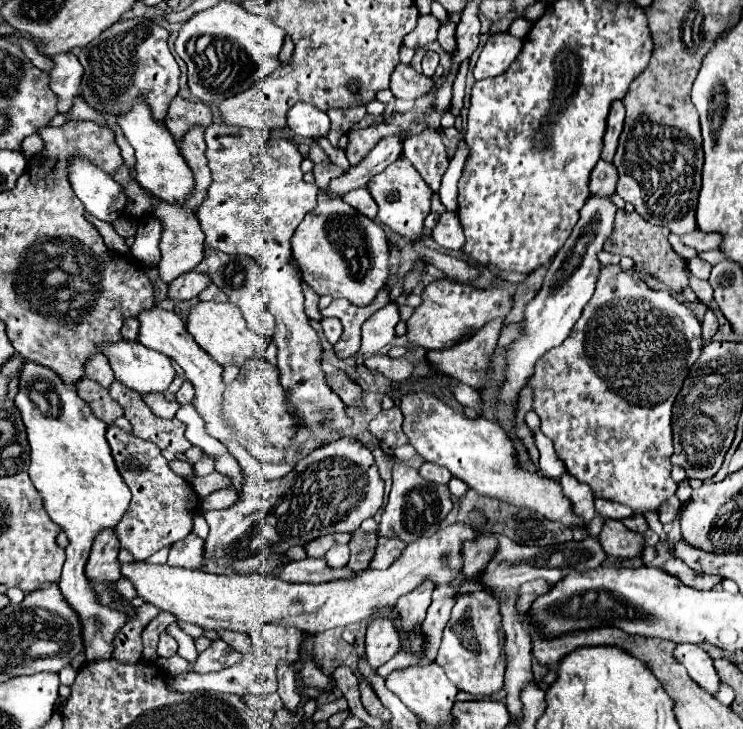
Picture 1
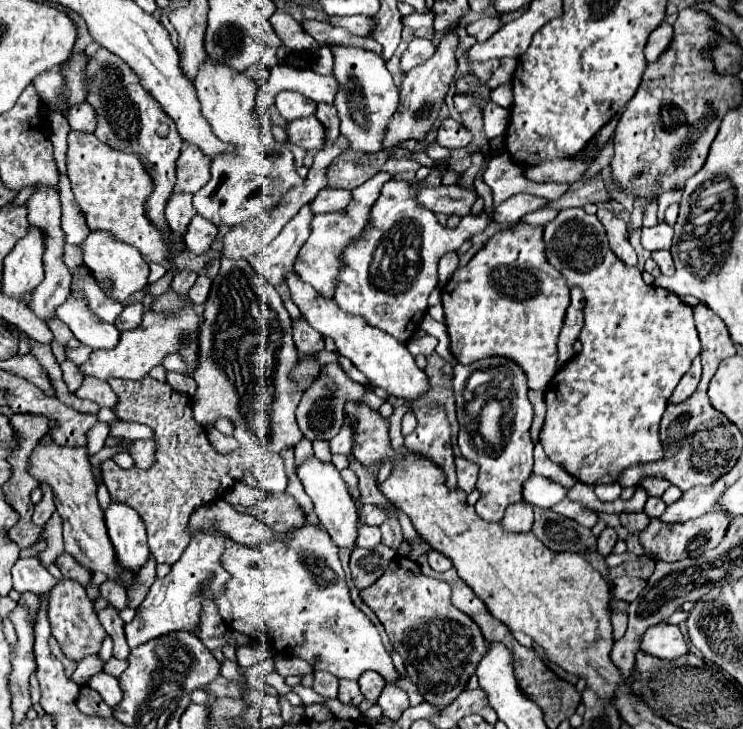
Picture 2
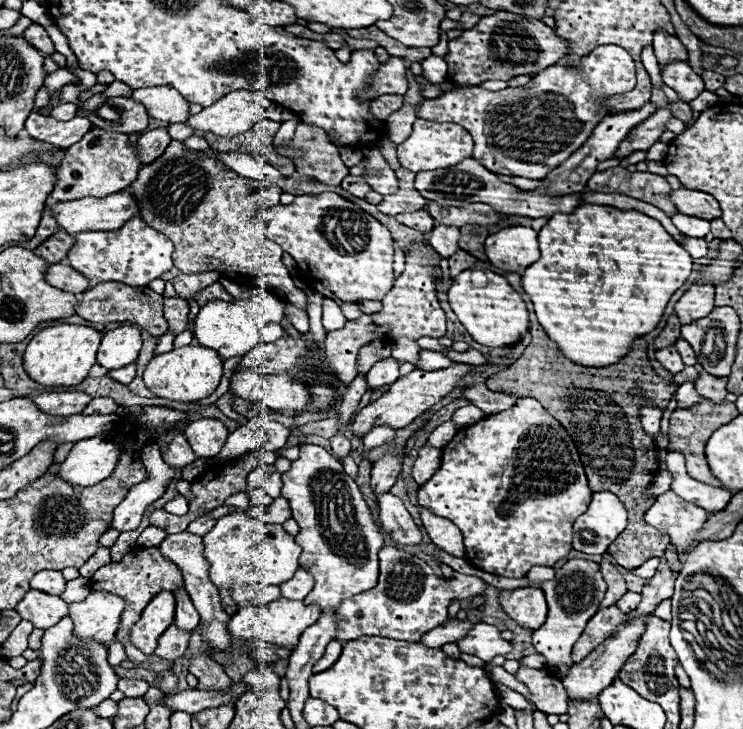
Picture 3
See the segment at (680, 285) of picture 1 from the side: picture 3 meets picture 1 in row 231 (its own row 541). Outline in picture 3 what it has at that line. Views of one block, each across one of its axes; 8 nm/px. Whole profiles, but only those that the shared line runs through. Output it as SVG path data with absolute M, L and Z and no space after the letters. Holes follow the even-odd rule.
M530 310L530 332L532 342L524 350L524 354L506 370L494 374L486 380L486 386L492 392L502 392L508 396L530 396L536 398L572 436L580 460L586 468L586 476L592 490L610 490L614 492L626 512L628 512L628 526L626 530L608 546L608 552L622 568L638 568L648 558L660 558L666 552L668 540L662 532L654 532L642 516L646 508L654 500L644 496L644 490L654 482L658 474L656 468L656 446L652 438L642 430L640 424L640 406L642 398L632 398L630 388L640 386L644 388L646 396L656 396L660 400L668 400L674 392L670 382L664 382L650 366L646 358L646 342L636 338L632 348L626 356L622 356L616 364L606 368L588 368L570 362L566 356L560 354L560 348L554 340L538 324L534 312Z

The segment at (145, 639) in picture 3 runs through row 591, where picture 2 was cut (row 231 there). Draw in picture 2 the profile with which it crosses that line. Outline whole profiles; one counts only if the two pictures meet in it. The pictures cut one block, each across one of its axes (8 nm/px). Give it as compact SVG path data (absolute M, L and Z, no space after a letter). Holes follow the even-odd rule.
M98 48L96 54L88 60L86 102L94 108L98 118L98 126L94 130L96 138L116 150L138 154L140 160L146 164L146 170L152 174L154 180L154 192L148 198L148 218L160 230L164 230L164 234L168 234L168 224L164 222L162 212L176 184L174 164L182 150L182 138L176 130L176 124L162 110L162 106L150 96L150 92L142 88L136 72L122 58L108 52L106 48Z

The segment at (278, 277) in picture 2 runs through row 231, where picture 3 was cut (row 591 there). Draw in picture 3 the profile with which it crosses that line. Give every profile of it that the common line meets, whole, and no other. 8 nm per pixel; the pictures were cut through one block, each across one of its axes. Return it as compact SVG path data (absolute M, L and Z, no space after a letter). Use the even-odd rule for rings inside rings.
M298 568L298 572L294 574L294 578L286 580L286 584L280 586L282 588L282 596L288 600L304 600L306 594L310 592L310 588L314 588L314 578L308 570Z

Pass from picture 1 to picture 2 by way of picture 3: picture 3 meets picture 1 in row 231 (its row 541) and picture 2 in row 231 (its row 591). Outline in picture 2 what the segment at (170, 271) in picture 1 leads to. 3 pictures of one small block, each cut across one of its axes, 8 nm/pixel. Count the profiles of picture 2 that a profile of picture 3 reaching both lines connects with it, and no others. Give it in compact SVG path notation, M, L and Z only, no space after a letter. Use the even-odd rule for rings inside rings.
M194 216L184 234L186 248L194 254L206 254L210 250L210 244L214 242L216 234L218 234L218 228L214 224L210 224L210 220L206 220L202 216Z

